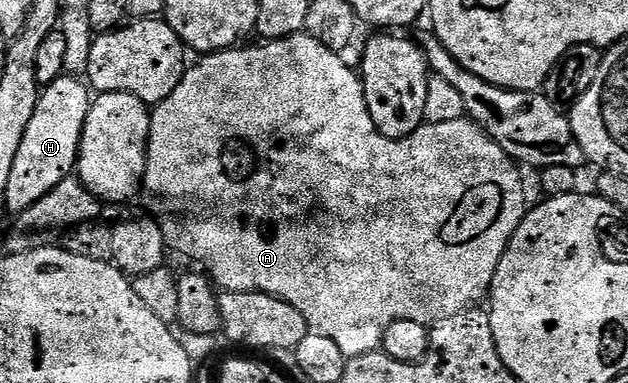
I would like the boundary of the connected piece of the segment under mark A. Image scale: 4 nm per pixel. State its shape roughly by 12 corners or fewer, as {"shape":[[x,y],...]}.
{"shape":[[303,32],[153,107],[145,193],[347,359],[487,297],[528,209],[469,117],[376,128]]}

